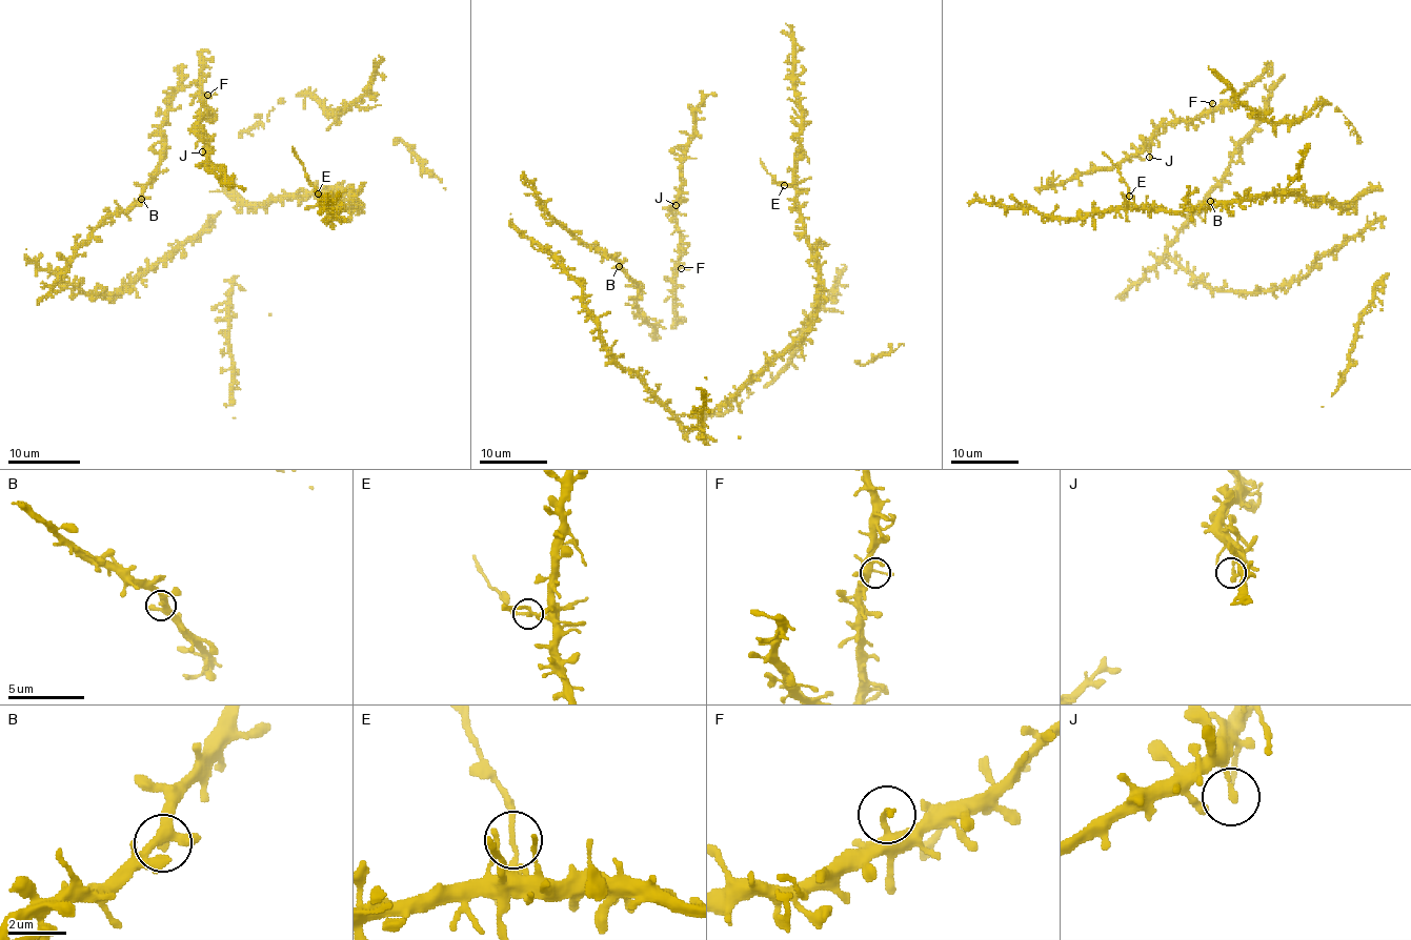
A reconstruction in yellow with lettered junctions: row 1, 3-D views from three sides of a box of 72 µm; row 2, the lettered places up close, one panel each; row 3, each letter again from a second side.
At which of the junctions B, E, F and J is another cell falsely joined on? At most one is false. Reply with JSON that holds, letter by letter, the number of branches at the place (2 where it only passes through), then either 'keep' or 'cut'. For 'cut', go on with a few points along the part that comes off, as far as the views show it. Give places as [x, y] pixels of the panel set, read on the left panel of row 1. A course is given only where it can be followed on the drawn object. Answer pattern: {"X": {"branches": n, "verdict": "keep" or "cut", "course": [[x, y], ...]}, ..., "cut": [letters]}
{"B": {"branches": 2, "verdict": "keep"}, "E": {"branches": 2, "verdict": "cut", "course": [[318, 193], [293, 146]]}, "F": {"branches": 2, "verdict": "keep"}, "J": {"branches": 1, "verdict": "keep"}, "cut": ["E"]}

